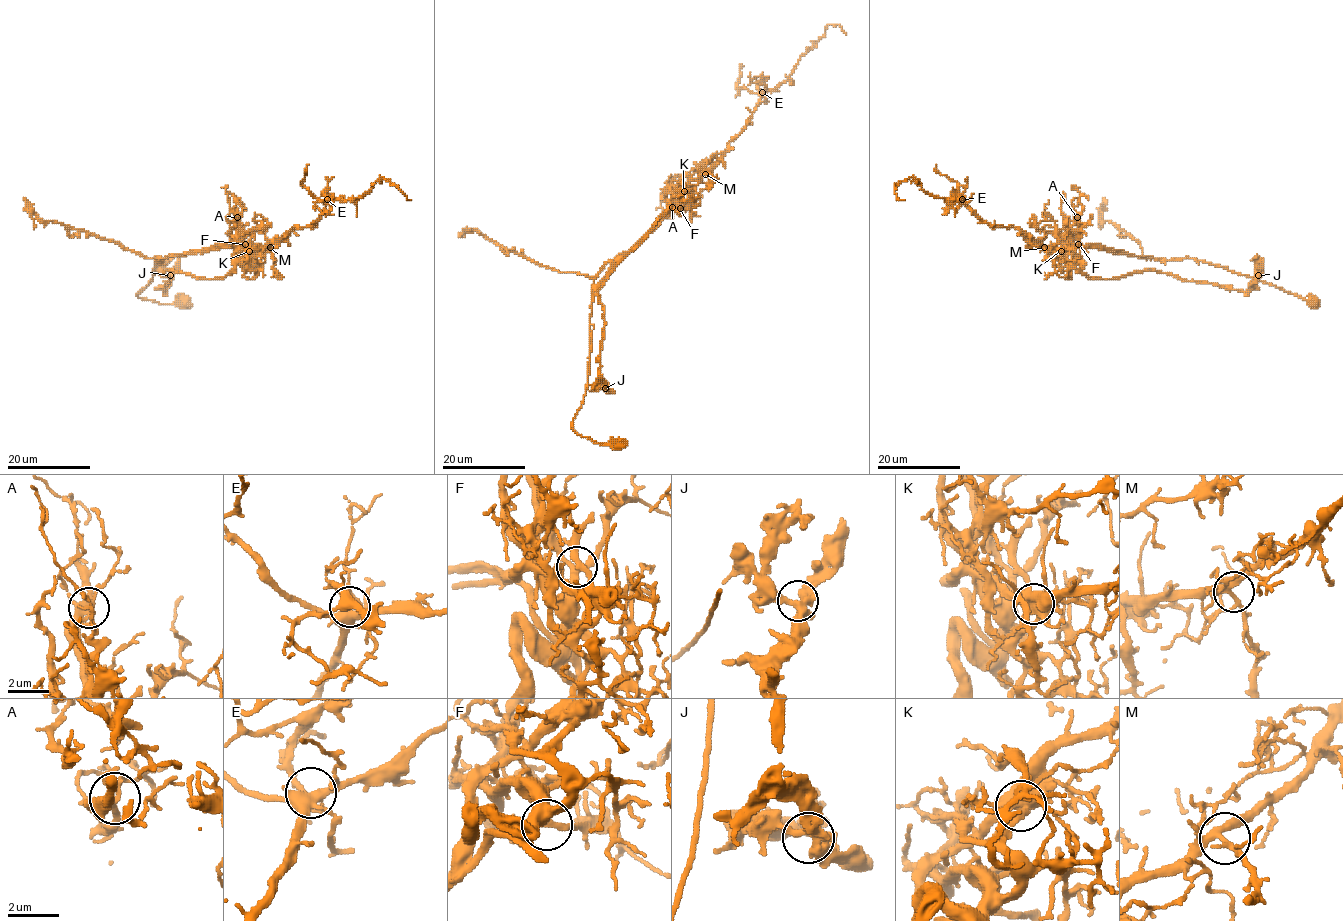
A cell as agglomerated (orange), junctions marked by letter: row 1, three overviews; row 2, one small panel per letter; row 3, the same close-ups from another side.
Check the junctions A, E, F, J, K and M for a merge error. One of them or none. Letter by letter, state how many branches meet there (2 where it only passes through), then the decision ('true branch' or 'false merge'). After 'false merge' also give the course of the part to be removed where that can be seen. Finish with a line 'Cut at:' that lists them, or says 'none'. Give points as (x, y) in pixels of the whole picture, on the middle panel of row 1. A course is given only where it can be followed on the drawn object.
A: 5 | true branch
E: 8 | true branch
F: 3 | true branch
J: 3 | true branch
K: 6 | false merge | (684, 190), (668, 202), (667, 213), (594, 276), (558, 272), (504, 250), (476, 232), (459, 232)
M: 5 | true branch
Cut at: K

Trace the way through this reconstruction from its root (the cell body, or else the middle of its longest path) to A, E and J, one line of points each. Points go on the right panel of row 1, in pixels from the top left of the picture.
A: (1314, 301), (1195, 259), (1155, 260), (1110, 252), (1099, 245), (1073, 246), (1077, 217)
E: (1314, 301), (1190, 258), (1155, 260), (1110, 252), (1099, 245), (1047, 248), (1019, 228), (991, 226), (962, 199)
J: (1314, 301), (1190, 258), (1155, 260), (1083, 247), (1075, 262), (1092, 277), (1156, 270), (1243, 291), (1258, 275)

